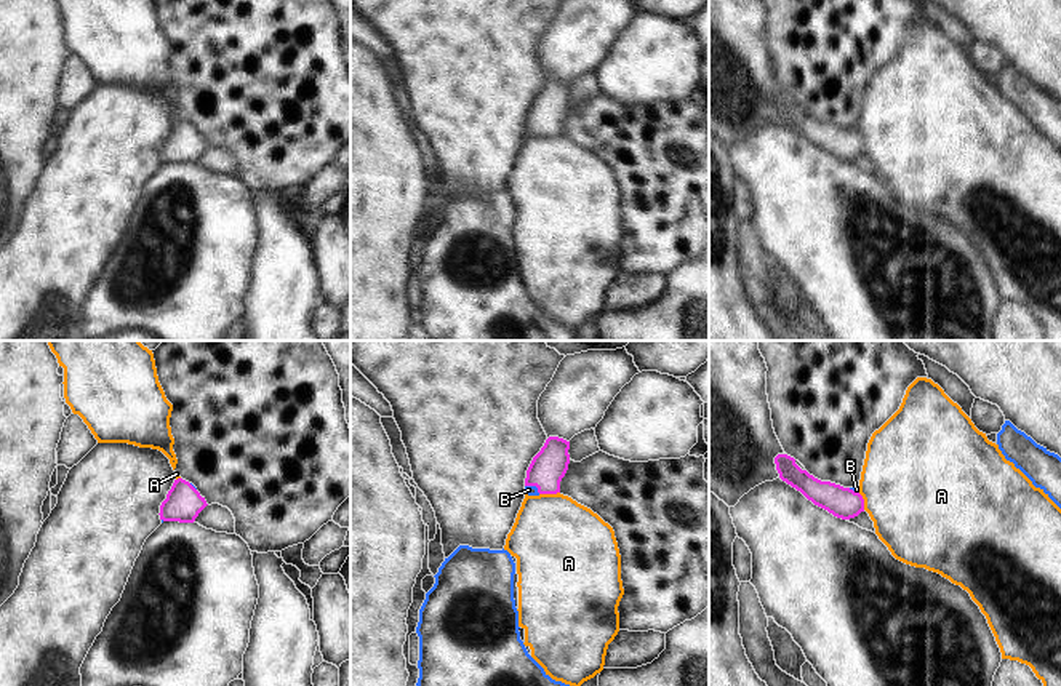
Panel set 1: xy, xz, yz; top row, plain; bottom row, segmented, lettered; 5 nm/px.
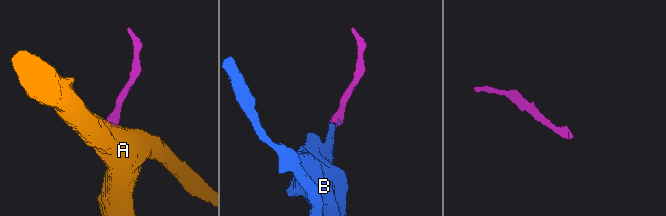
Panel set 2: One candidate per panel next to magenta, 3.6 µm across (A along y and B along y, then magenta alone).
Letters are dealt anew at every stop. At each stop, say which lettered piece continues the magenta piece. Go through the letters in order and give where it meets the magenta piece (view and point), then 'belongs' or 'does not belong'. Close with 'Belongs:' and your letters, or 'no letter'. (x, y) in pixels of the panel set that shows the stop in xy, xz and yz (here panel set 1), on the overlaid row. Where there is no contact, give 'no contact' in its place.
A: contact xz (549, 493); does not belong
B: contact xz (533, 485); belongs
Belongs: B

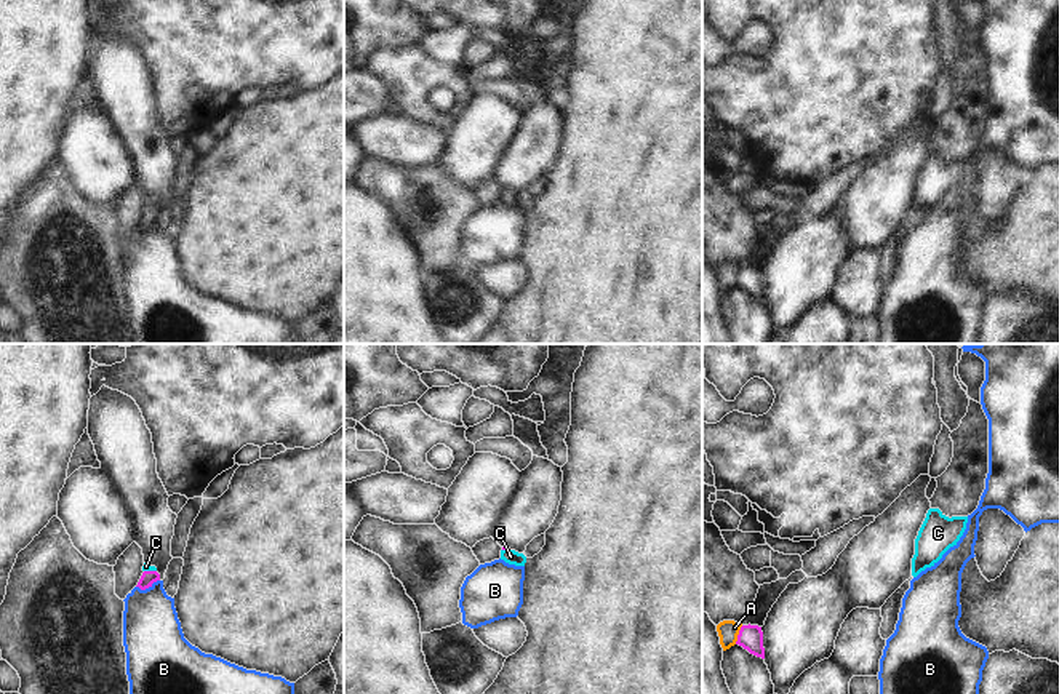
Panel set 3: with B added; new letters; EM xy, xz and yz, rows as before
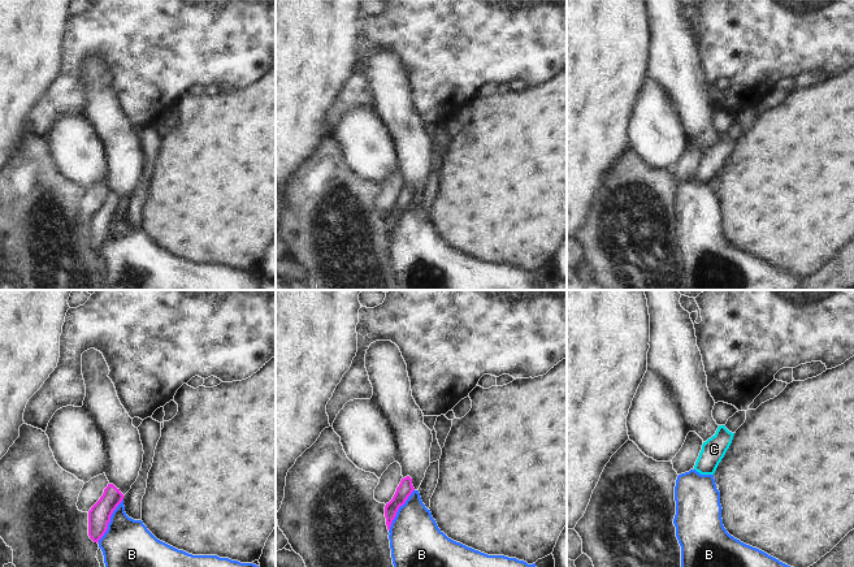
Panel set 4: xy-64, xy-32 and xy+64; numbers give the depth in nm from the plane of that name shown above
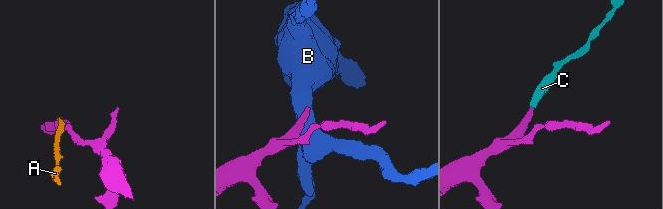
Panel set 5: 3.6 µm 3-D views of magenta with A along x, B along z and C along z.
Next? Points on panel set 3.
A: contact yz (738, 635); does not belong
B: contact xy (147, 587); does not belong
C: contact xy (151, 571); belongs
Belongs: C

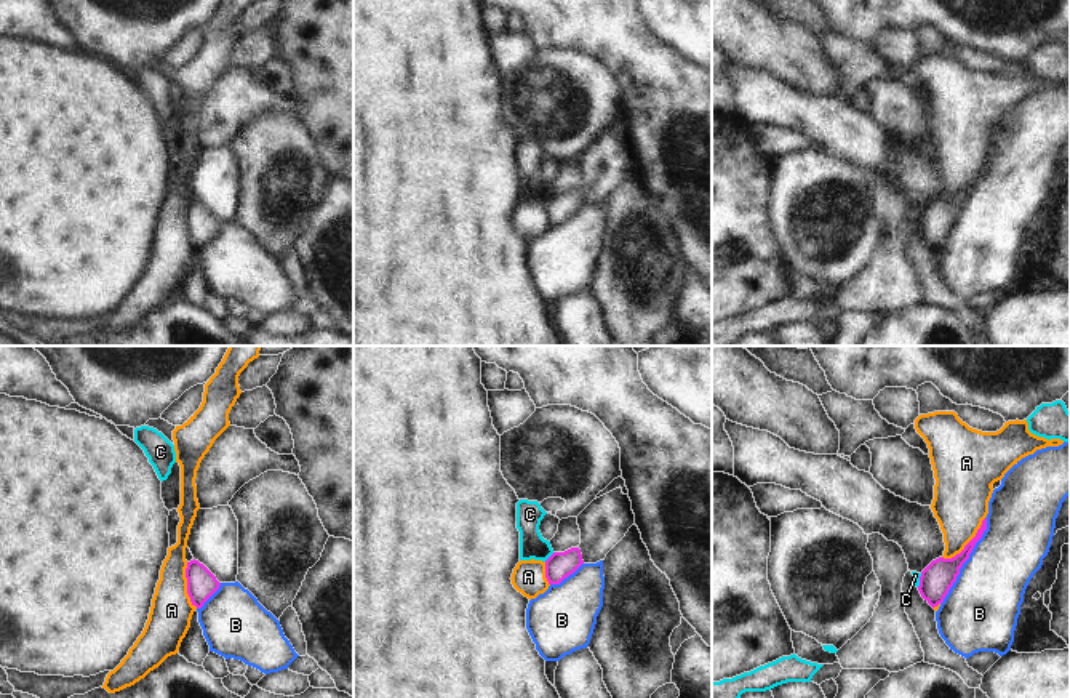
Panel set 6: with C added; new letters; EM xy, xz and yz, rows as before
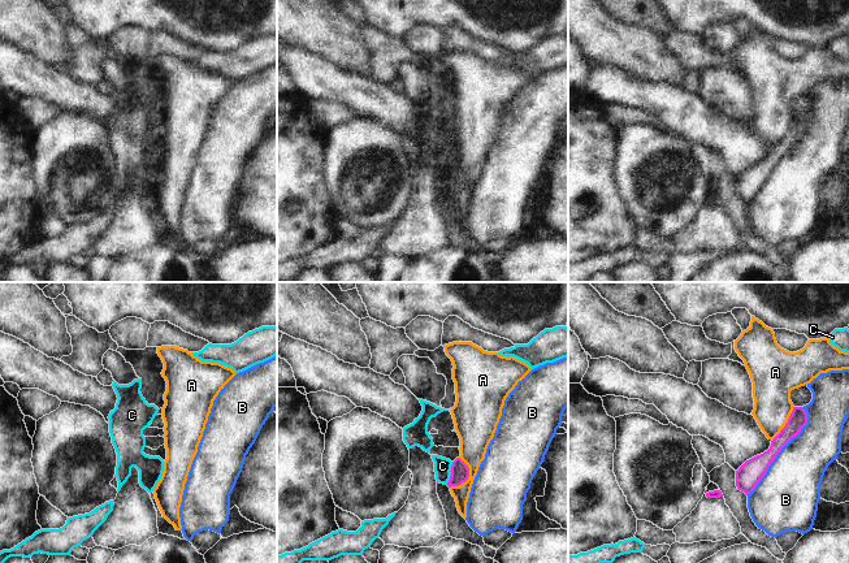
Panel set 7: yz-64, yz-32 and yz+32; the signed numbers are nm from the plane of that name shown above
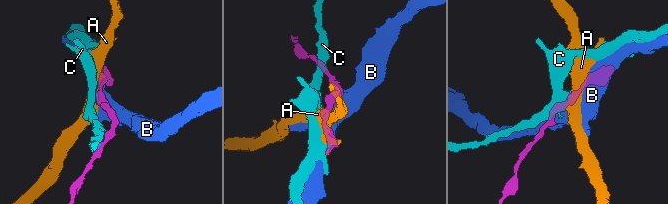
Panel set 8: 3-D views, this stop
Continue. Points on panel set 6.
A: contact yz (968, 543); does not belong
B: contact yz (966, 559); does not belong
C: contact xz (550, 556); does not belong
Belongs: no letter

